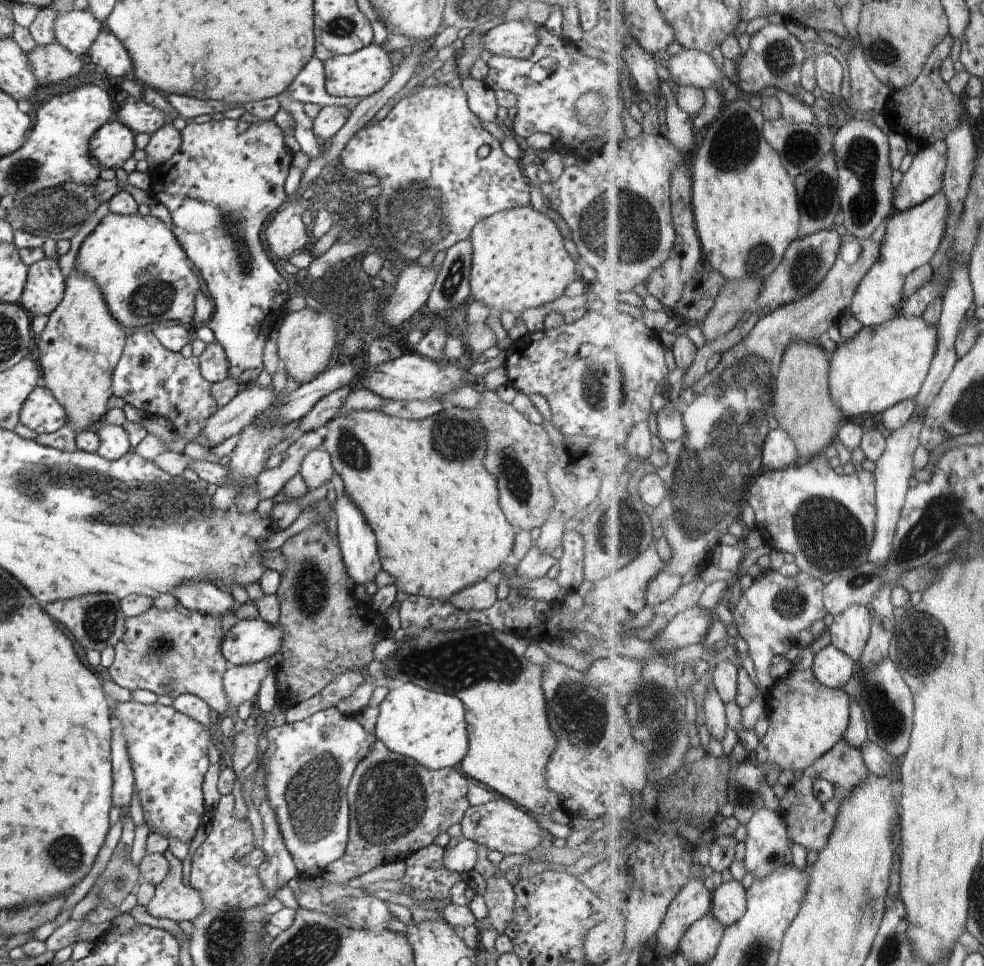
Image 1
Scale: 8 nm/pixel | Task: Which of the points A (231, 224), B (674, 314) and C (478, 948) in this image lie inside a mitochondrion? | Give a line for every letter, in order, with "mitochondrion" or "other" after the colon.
A: mitochondrion
B: other
C: other

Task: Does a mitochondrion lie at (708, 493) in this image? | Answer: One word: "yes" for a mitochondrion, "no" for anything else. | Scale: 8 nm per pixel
yes

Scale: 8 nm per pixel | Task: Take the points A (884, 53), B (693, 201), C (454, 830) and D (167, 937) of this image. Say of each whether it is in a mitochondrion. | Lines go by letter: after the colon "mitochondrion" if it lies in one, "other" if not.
A: mitochondrion
B: other
C: other
D: other

